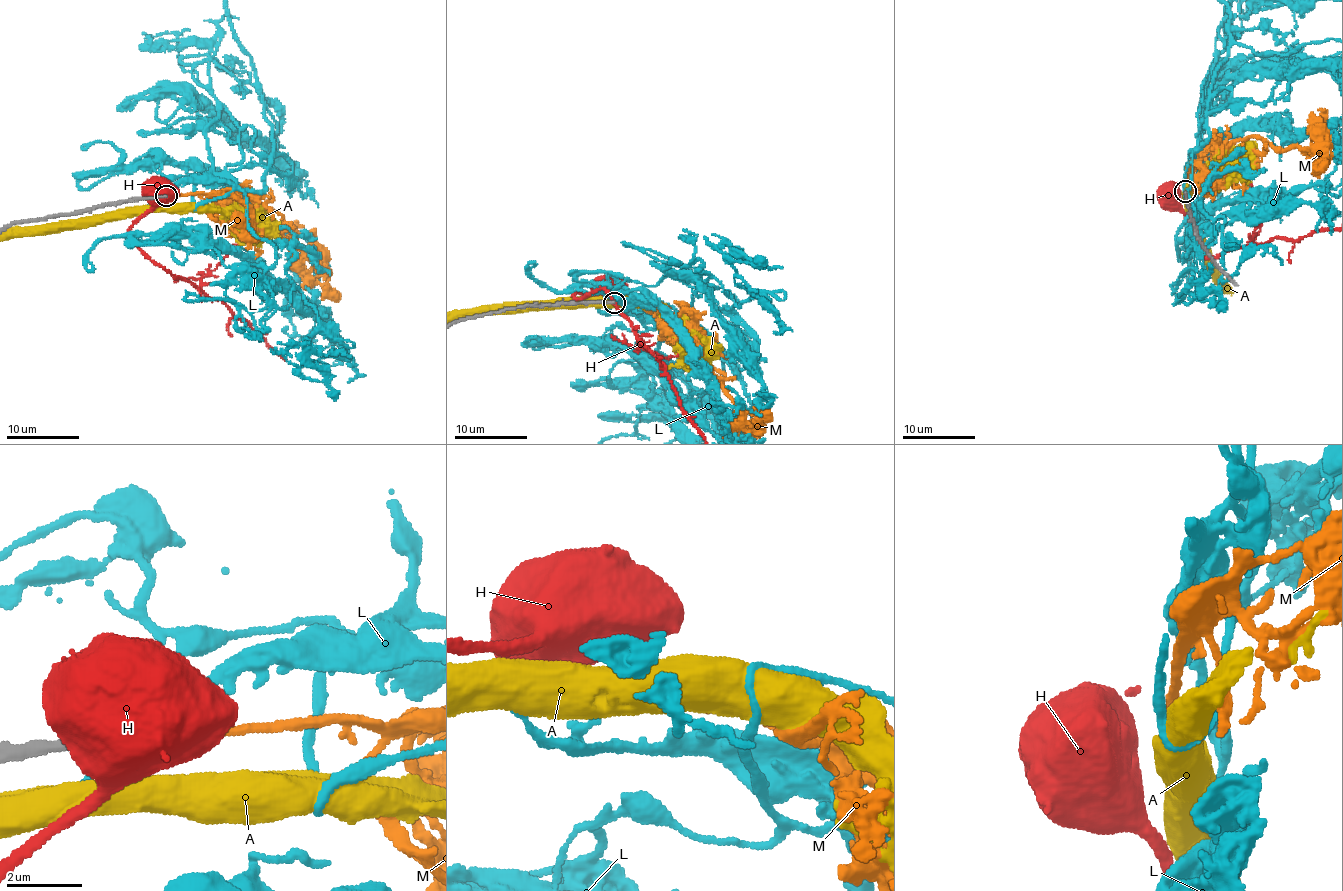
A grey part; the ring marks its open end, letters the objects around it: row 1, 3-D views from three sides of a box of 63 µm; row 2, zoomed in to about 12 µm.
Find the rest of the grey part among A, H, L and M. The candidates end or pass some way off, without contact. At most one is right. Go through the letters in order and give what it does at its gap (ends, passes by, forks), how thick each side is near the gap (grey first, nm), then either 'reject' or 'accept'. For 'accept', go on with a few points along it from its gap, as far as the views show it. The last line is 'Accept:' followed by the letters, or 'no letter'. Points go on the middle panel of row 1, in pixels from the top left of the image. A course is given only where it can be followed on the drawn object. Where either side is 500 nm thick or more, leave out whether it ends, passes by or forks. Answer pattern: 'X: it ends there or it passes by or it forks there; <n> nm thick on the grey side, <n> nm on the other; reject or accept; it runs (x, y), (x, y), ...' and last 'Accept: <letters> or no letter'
A: 280 nm thick on the grey side, 650 nm on the other; reject
H: 280 nm thick on the grey side, 900 nm on the other; reject
L: it ends there; 280 nm thick on the grey side, 240 nm on the other; reject
M: it ends there; 280 nm thick on the grey side, 240 nm on the other; accept
Accept: M

